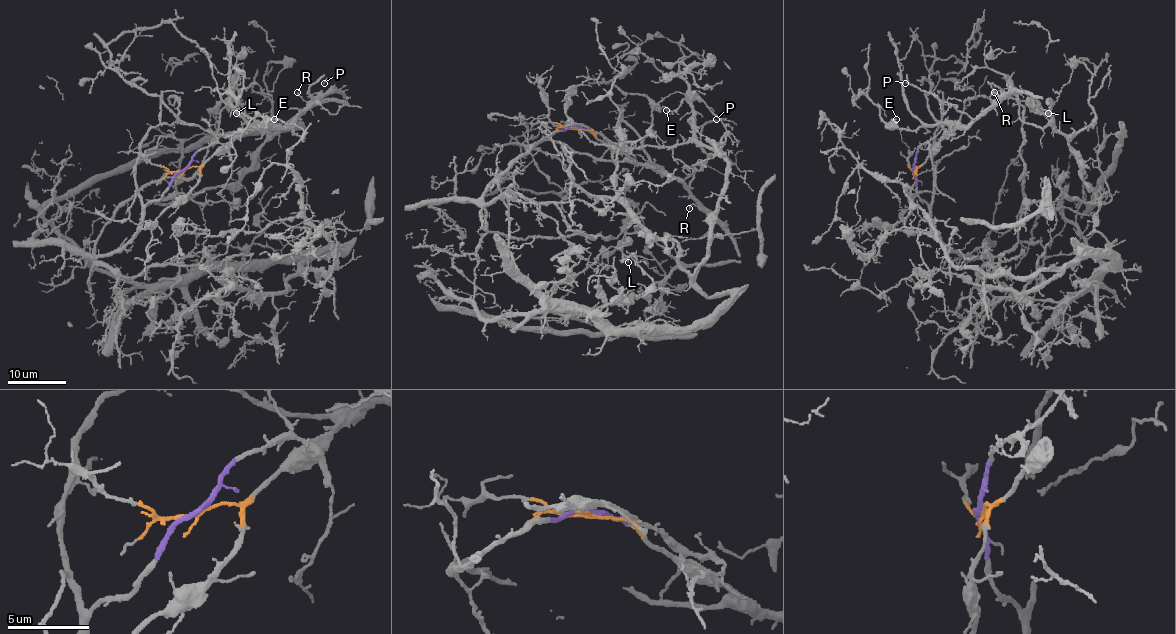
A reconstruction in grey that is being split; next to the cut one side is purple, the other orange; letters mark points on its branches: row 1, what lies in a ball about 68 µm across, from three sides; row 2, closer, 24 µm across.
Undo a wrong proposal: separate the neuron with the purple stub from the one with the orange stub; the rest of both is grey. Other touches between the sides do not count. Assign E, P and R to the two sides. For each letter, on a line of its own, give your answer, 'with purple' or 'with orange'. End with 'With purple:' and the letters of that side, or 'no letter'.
E: with orange
P: with orange
R: with orange
With purple: no letter

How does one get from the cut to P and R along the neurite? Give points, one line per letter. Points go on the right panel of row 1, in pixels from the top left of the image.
P: (914, 170), (951, 130), (962, 129), (971, 121), (946, 101), (918, 89), (908, 82), (906, 76), (905, 83)
R: (914, 170), (951, 130), (962, 129), (993, 105), (990, 96), (995, 92)

